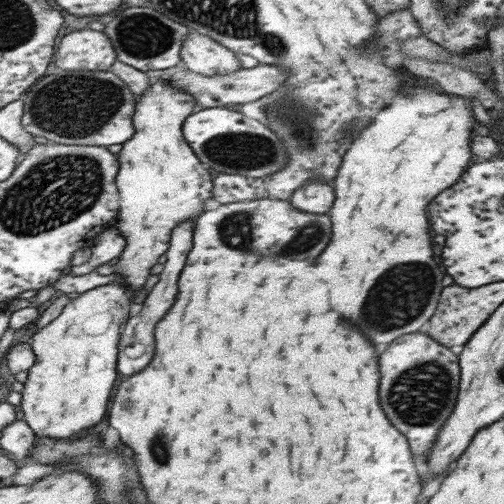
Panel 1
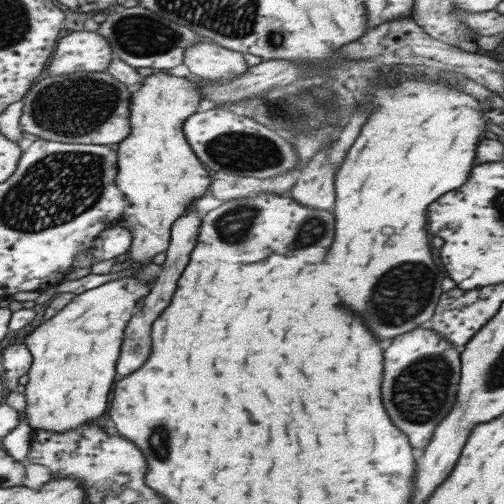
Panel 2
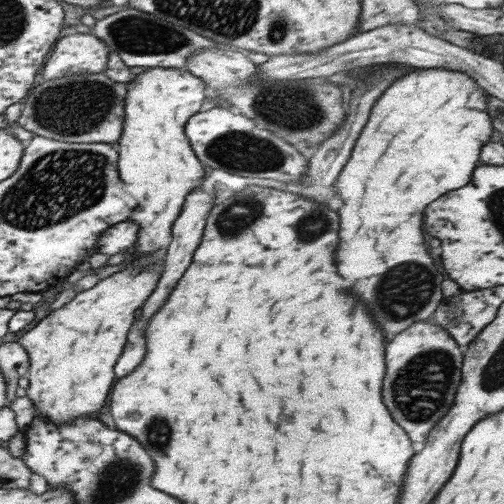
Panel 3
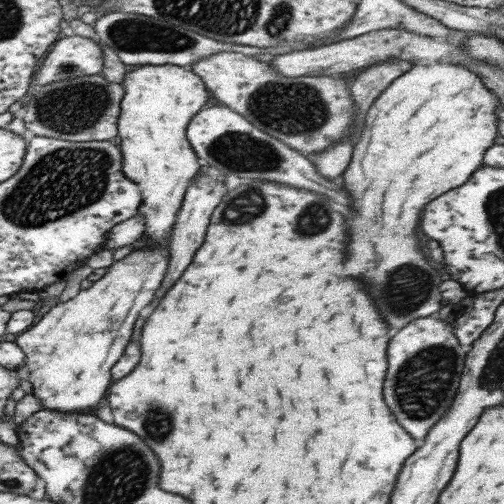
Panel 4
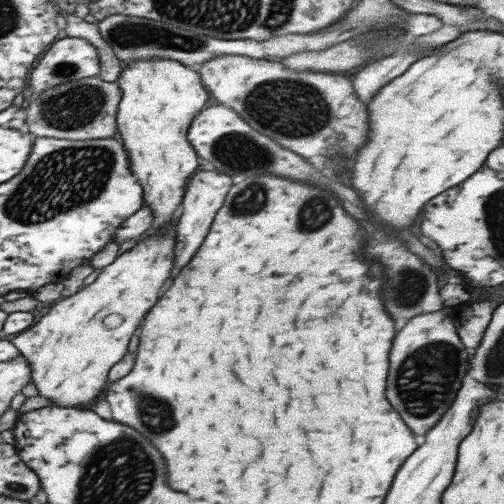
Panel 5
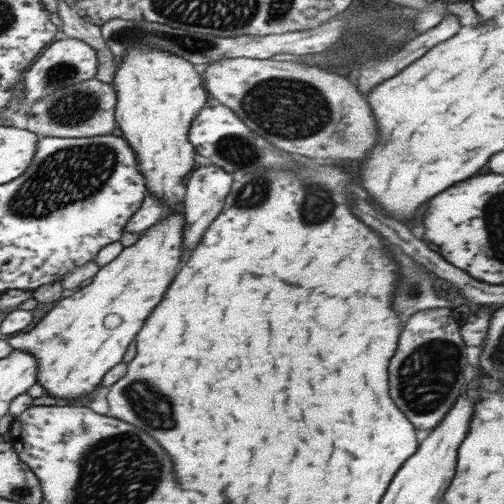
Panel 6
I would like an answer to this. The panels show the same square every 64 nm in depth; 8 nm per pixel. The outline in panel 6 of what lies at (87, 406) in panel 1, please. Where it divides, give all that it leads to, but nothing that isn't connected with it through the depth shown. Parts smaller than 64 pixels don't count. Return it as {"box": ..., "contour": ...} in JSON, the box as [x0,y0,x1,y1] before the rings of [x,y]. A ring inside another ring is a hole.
{"box":[7,210,185,400],"contour":[[[173,210],[171,214],[165,214],[159,218],[157,224],[149,226],[143,234],[139,234],[139,240],[127,248],[121,250],[121,254],[111,260],[109,264],[101,266],[99,272],[93,276],[91,284],[85,288],[77,288],[71,294],[65,294],[59,298],[59,302],[49,310],[33,330],[27,334],[19,334],[13,338],[7,338],[7,344],[13,350],[23,350],[33,354],[39,360],[39,380],[37,384],[47,390],[53,398],[63,400],[75,400],[85,398],[95,386],[99,386],[105,372],[121,364],[121,358],[129,346],[129,342],[139,334],[143,328],[149,312],[161,302],[161,296],[169,282],[175,276],[175,268],[181,258],[181,240],[183,240],[183,226],[185,216],[181,210]]]}

